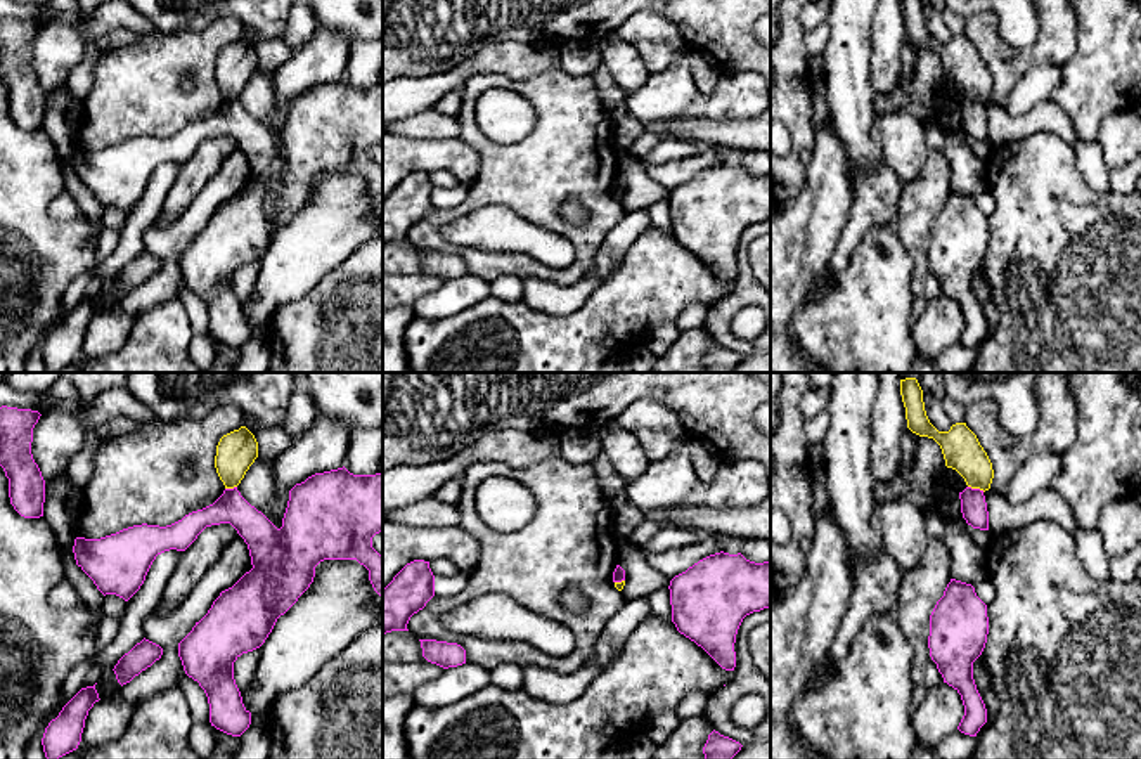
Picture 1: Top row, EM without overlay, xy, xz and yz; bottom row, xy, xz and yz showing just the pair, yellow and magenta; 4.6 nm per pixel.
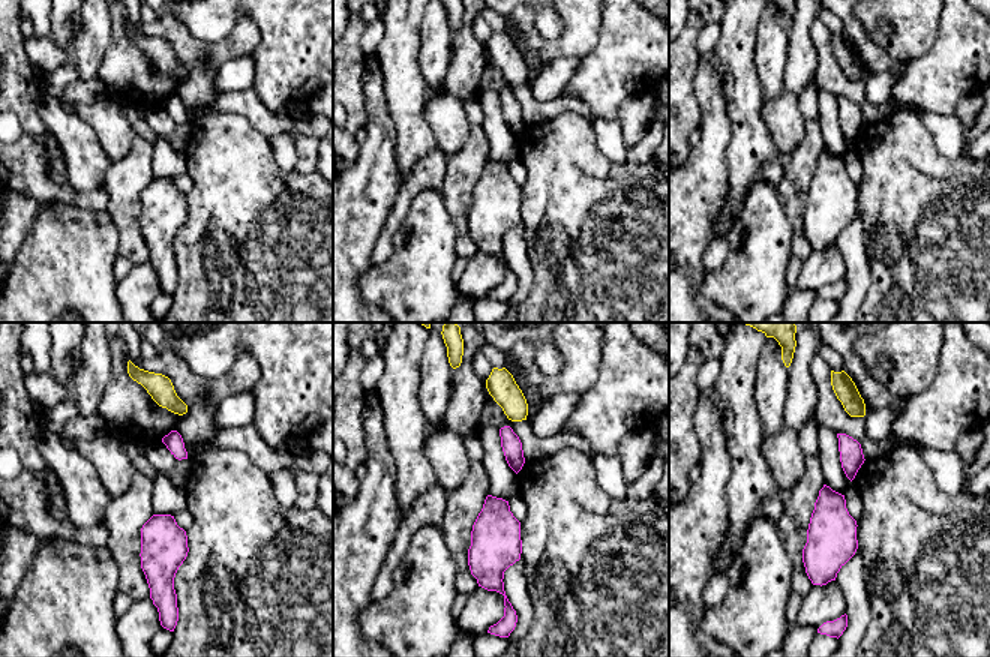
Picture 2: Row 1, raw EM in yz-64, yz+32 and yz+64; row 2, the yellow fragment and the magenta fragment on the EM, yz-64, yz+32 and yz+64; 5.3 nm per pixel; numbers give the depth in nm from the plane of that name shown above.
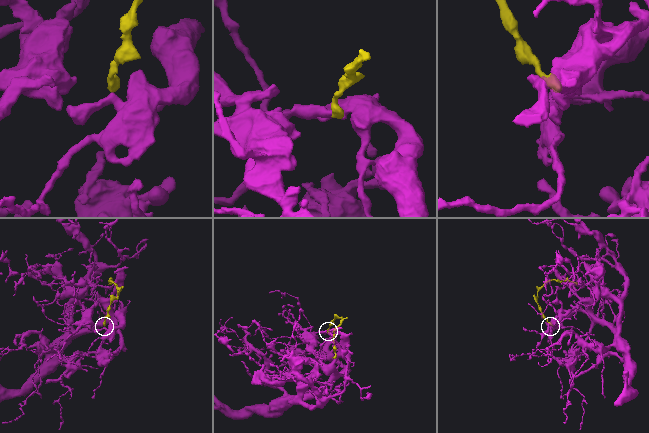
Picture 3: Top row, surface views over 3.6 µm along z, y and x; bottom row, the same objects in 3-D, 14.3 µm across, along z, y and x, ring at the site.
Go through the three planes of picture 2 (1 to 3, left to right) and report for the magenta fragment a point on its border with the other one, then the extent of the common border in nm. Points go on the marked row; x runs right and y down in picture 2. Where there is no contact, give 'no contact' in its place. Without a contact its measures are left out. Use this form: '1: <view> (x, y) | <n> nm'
1: no contact
2: no contact
3: no contact

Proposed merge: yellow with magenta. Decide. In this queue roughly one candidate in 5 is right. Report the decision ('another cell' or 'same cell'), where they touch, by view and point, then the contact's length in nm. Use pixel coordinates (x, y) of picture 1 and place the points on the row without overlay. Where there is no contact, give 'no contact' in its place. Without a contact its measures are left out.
another cell | yz (977, 99) | 80 nm

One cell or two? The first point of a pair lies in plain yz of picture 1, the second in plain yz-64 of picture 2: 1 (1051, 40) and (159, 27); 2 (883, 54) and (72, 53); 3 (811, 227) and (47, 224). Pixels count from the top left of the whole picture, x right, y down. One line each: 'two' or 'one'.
1: one
2: one
3: two

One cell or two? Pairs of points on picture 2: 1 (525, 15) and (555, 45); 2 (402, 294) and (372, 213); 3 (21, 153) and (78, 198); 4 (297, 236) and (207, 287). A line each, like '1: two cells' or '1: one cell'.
1: one cell
2: two cells
3: one cell
4: one cell

